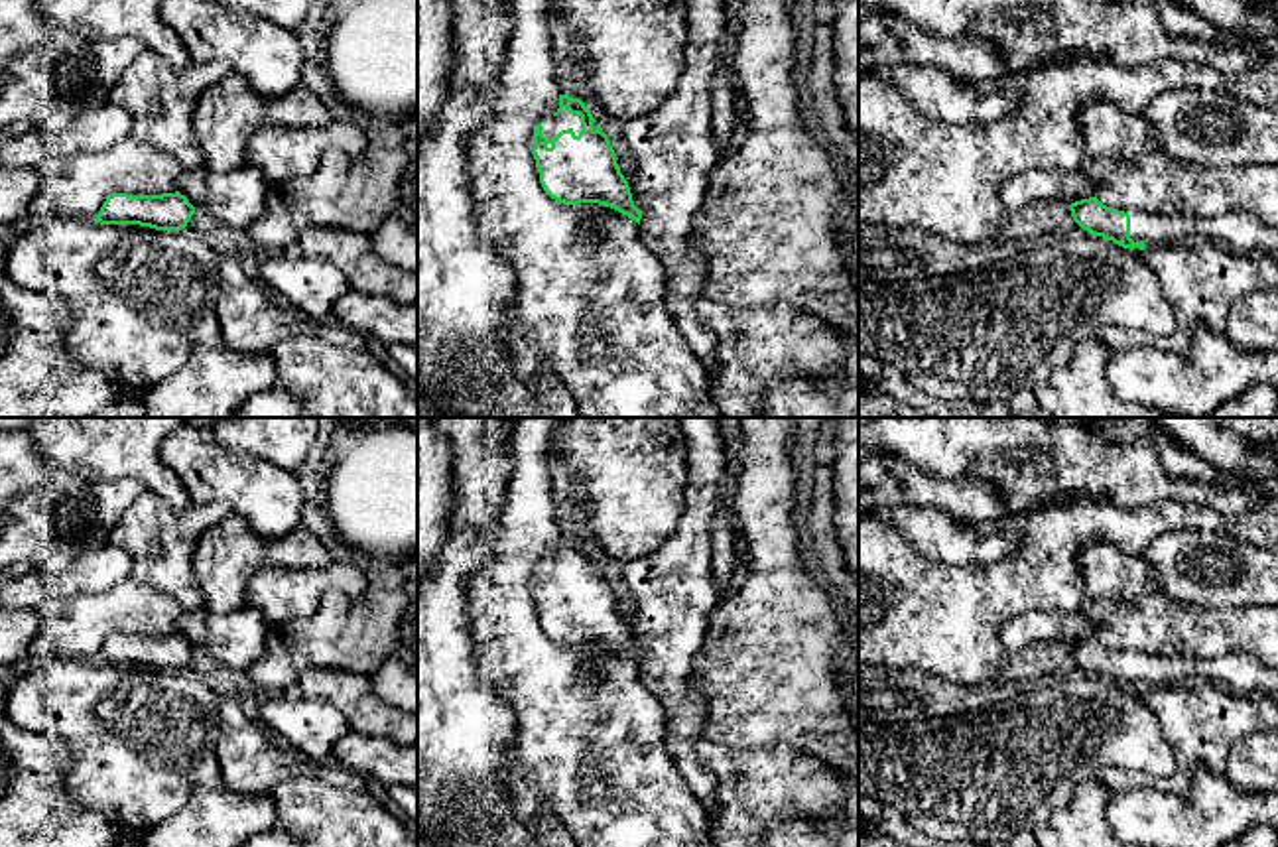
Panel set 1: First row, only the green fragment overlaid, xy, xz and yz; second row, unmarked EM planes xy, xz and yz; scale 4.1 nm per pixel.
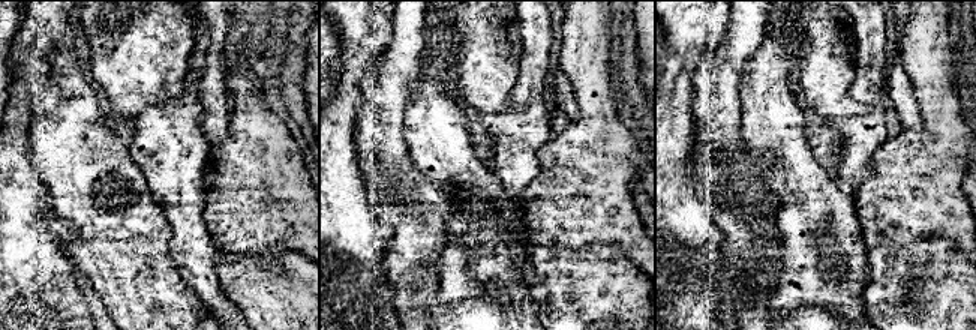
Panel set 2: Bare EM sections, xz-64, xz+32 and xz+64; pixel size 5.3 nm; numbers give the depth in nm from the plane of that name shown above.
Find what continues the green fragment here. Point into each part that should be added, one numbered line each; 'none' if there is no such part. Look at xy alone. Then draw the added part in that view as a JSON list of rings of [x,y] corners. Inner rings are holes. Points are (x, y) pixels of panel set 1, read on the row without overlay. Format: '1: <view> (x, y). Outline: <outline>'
none

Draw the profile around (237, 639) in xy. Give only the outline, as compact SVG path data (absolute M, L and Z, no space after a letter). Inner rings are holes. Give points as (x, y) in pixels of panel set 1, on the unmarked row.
M242 605L224 615L207 609L183 613L177 632L197 652L205 652L242 674L264 656L268 626L268 620L254 607Z

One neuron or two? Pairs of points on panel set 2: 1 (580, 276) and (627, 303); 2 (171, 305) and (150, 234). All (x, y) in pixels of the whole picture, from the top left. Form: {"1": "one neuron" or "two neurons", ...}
{"1": "one neuron", "2": "one neuron"}

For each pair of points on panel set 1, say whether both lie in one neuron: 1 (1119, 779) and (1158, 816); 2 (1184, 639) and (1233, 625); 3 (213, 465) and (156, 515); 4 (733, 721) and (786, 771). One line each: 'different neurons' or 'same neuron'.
1: different neurons
2: same neuron
3: different neurons
4: different neurons

